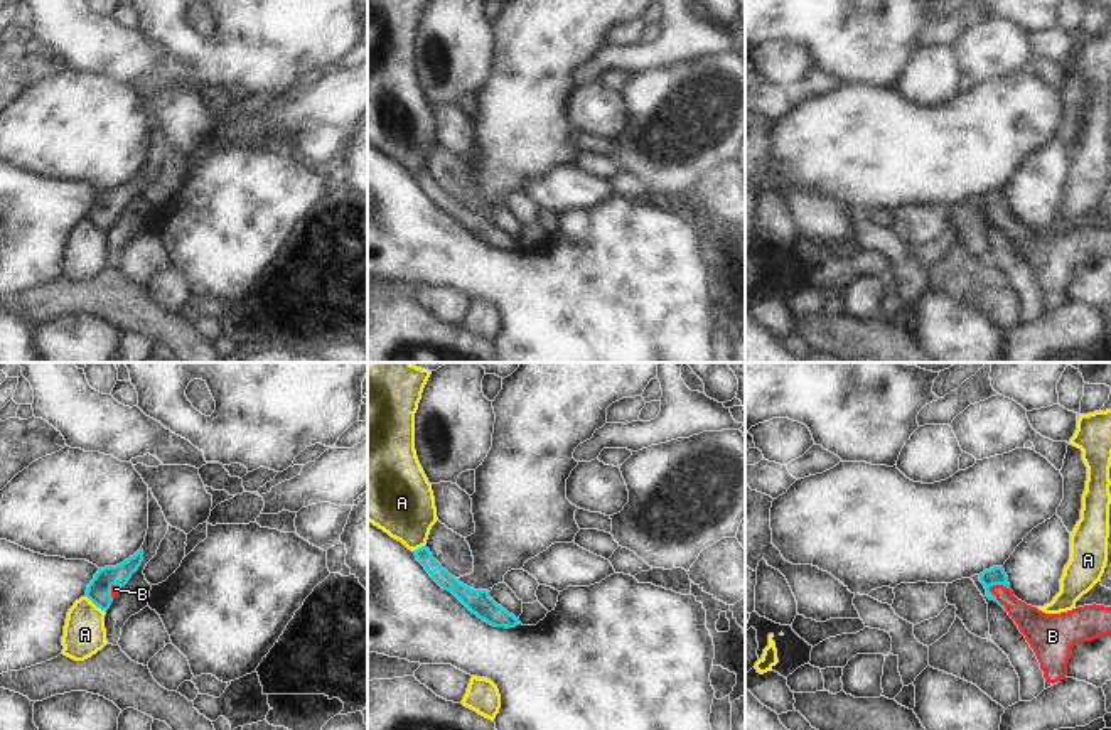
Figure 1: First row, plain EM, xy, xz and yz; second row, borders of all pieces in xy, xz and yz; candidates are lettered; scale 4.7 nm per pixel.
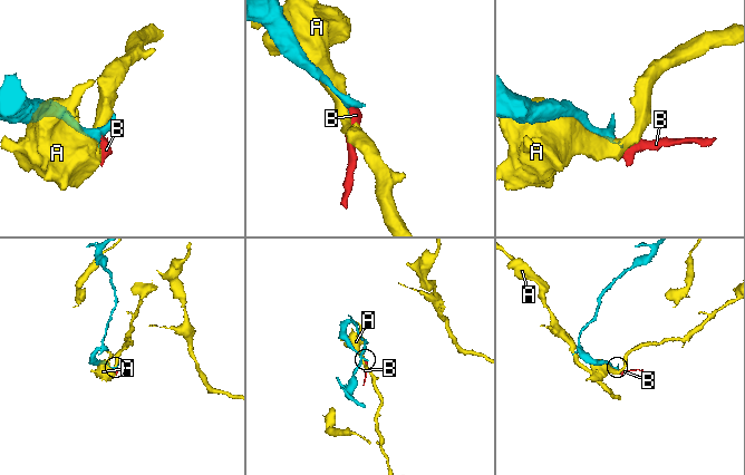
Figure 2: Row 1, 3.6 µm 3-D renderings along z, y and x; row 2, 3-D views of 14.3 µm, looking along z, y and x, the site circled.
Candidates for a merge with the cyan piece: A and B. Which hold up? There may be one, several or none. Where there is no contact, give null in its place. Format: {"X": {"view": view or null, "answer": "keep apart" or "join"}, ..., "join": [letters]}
{"A": {"view": "xy", "answer": "keep apart"}, "B": {"view": "yz", "answer": "join"}, "join": ["B"]}

